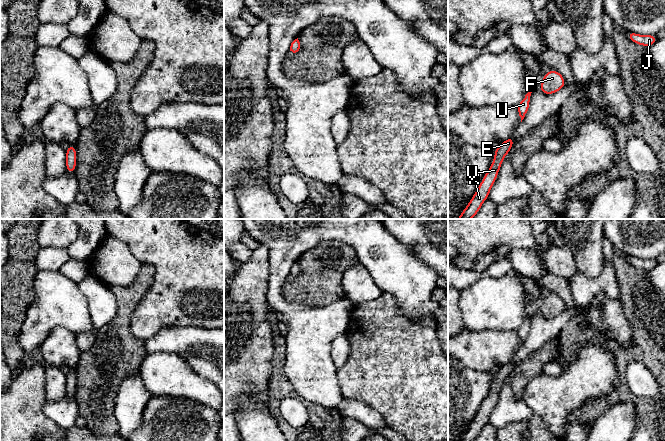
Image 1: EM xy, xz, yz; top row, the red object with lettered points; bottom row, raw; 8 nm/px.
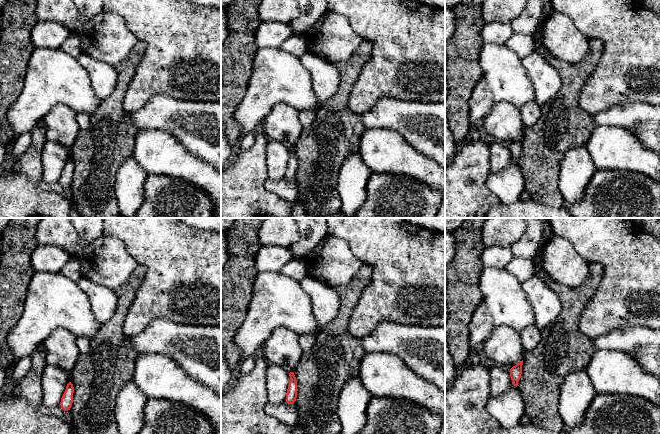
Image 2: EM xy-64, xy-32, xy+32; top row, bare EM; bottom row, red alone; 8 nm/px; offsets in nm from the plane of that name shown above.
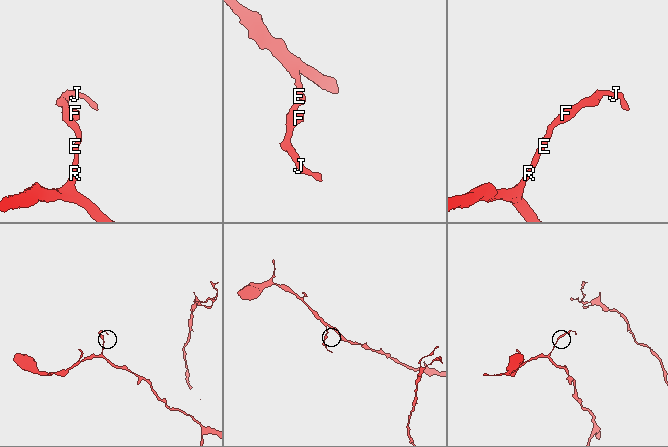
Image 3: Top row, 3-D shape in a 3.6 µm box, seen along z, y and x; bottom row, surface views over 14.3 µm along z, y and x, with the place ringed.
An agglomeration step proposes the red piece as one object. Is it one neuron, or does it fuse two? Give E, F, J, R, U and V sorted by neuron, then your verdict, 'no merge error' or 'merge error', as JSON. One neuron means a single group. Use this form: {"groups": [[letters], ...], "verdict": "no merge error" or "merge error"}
{"groups": [["E", "F", "J", "R", "U", "V"]], "verdict": "no merge error"}

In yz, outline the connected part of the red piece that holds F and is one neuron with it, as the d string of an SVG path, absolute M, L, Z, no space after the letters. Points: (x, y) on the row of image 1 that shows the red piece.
M551 70L543 77L540 90L546 95L554 94L565 86L564 77L556 70Z

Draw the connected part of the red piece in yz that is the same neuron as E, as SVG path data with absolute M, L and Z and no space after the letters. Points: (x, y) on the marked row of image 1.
M513 136L505 140L500 146L494 150L494 160L481 181L480 186L476 190L469 204L465 207L464 211L460 214L457 219L471 219L480 210L482 203L488 199L489 192L498 176L501 164L504 157L510 152L512 145L514 144Z

